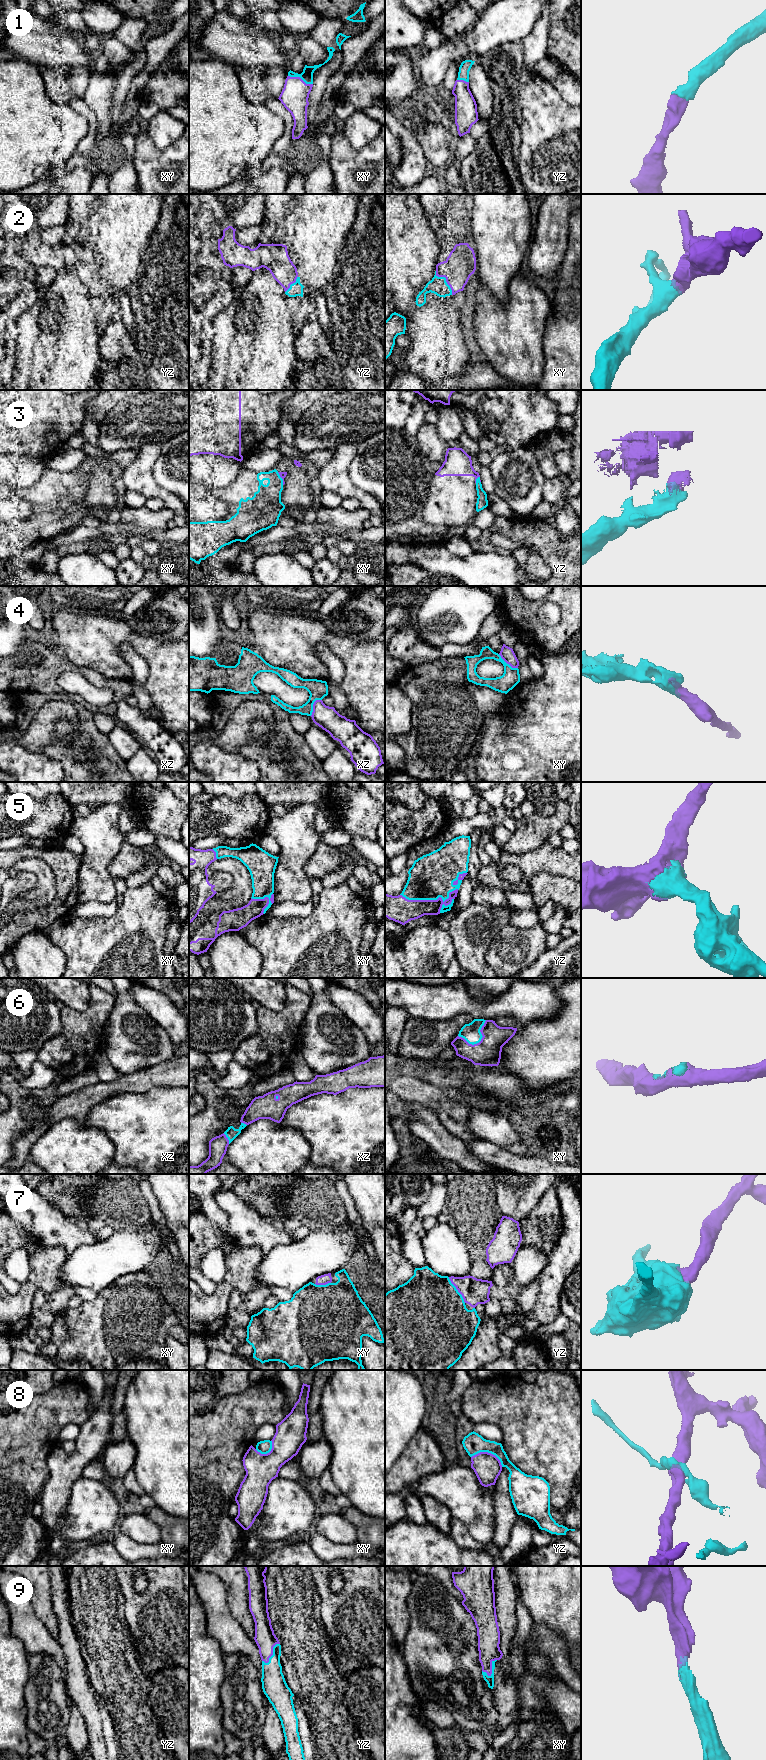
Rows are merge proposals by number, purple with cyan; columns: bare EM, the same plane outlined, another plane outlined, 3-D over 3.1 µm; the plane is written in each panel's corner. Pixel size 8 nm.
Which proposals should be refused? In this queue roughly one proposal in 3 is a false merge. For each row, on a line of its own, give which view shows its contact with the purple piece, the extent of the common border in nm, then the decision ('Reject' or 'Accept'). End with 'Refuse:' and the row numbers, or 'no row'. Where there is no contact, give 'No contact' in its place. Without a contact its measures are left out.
1: Touches purple in xy. Shared border 220 nm. Accept
2: Touches purple in xy. Shared border 240 nm. Accept
3: Touches purple in yz. Shared border 70 nm. Reject
4: Touches purple in xz. Shared border 160 nm. Reject
5: Touches purple in yz. Shared border 480 nm. Accept
6: Touches purple in xy. Shared border 260 nm. Accept
7: Touches purple in yz. Shared border 240 nm. Accept
8: Touches purple in yz. Shared border 260 nm. Reject
9: Touches purple in xy. Shared border 160 nm. Accept
Refuse: 3, 4, 8

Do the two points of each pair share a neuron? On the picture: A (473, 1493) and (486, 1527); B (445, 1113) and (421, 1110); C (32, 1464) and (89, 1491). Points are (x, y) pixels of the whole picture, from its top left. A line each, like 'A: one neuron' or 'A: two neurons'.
A: one neuron
B: two neurons
C: two neurons

